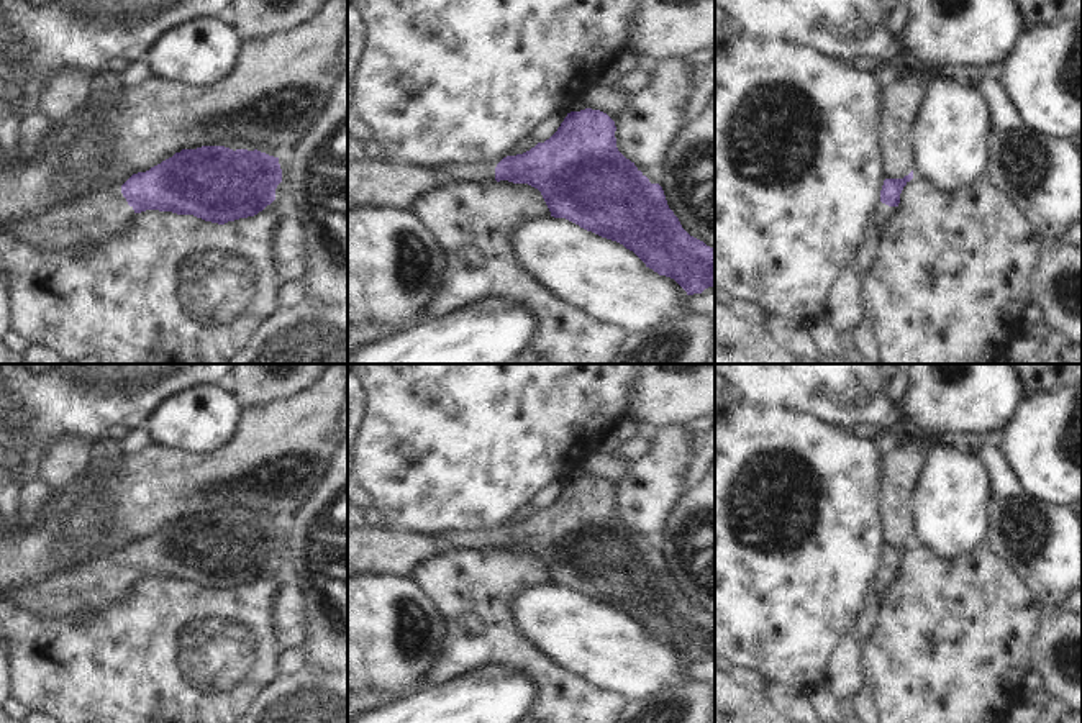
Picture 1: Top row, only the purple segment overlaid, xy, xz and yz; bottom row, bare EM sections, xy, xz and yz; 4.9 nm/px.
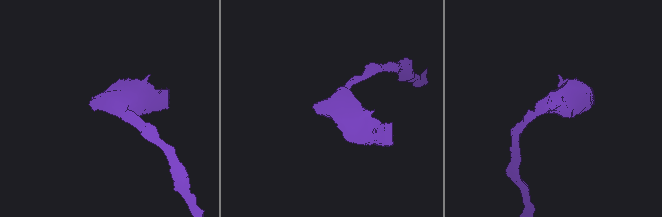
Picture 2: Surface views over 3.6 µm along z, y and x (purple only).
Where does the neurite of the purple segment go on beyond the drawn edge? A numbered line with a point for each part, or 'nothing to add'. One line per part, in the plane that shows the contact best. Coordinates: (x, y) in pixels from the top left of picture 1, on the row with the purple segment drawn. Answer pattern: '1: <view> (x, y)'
1: xy (105, 215).

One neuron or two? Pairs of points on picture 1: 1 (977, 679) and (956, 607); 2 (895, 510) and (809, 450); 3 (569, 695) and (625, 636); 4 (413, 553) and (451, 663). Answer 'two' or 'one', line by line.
1: one
2: two
3: two
4: two

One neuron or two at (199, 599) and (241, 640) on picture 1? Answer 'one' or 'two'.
one

